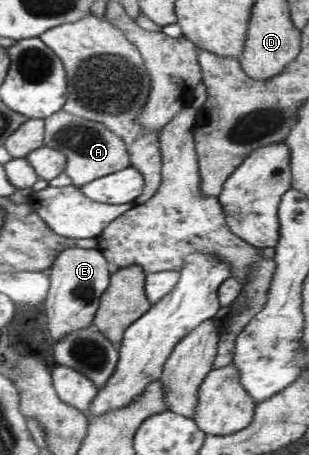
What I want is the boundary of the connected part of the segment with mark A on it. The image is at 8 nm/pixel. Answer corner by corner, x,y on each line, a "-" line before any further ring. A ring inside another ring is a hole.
62,109
45,119
43,144
66,156
65,172
72,180
72,185
78,188
96,180
96,178
131,166
130,154
124,141
107,126
77,117

